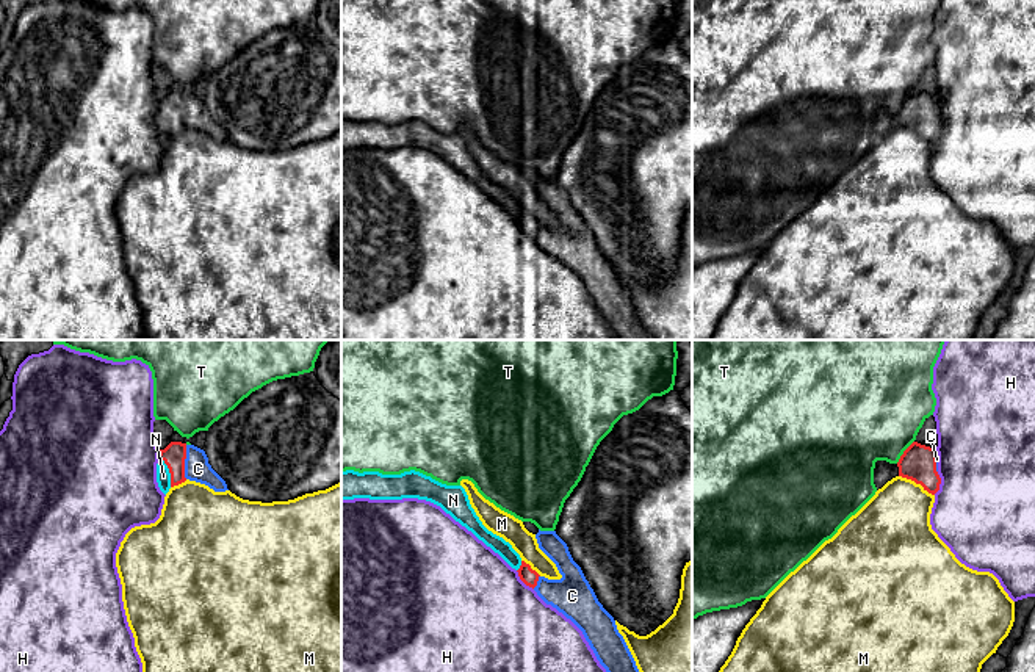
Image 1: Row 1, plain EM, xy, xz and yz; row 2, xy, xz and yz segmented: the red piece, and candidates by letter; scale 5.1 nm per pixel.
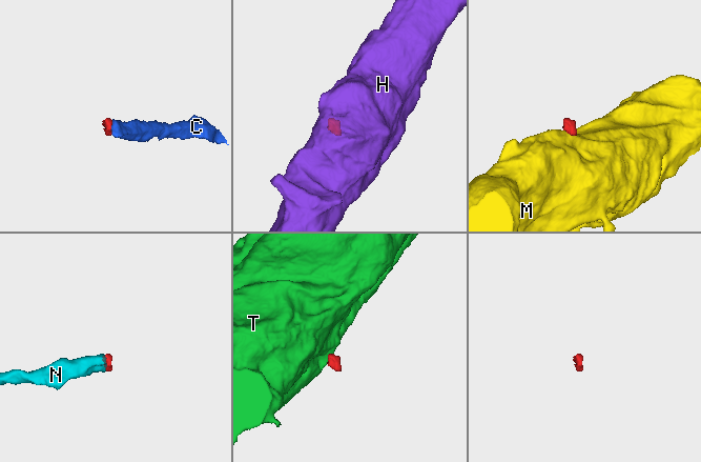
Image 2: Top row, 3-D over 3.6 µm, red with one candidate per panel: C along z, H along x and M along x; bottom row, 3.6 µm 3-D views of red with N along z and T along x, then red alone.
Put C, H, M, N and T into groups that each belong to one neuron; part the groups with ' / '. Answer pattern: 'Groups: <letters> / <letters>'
Groups: C N / H / M / T

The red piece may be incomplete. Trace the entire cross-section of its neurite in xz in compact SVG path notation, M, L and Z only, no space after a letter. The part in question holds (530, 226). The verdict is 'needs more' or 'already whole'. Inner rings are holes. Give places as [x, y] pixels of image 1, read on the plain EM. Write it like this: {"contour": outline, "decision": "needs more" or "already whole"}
{"contour": "M415 119L401 124L341 121L341 149L354 147L418 147L440 155L515 218L520 229L532 237L546 254L556 257L582 280L618 340L655 340L639 321L614 266L598 251L581 216L573 210L567 193L556 180L539 179L536 183L539 197L562 224L561 229L548 229L532 219L509 191L482 174L462 135L446 135Z", "decision": "needs more"}

